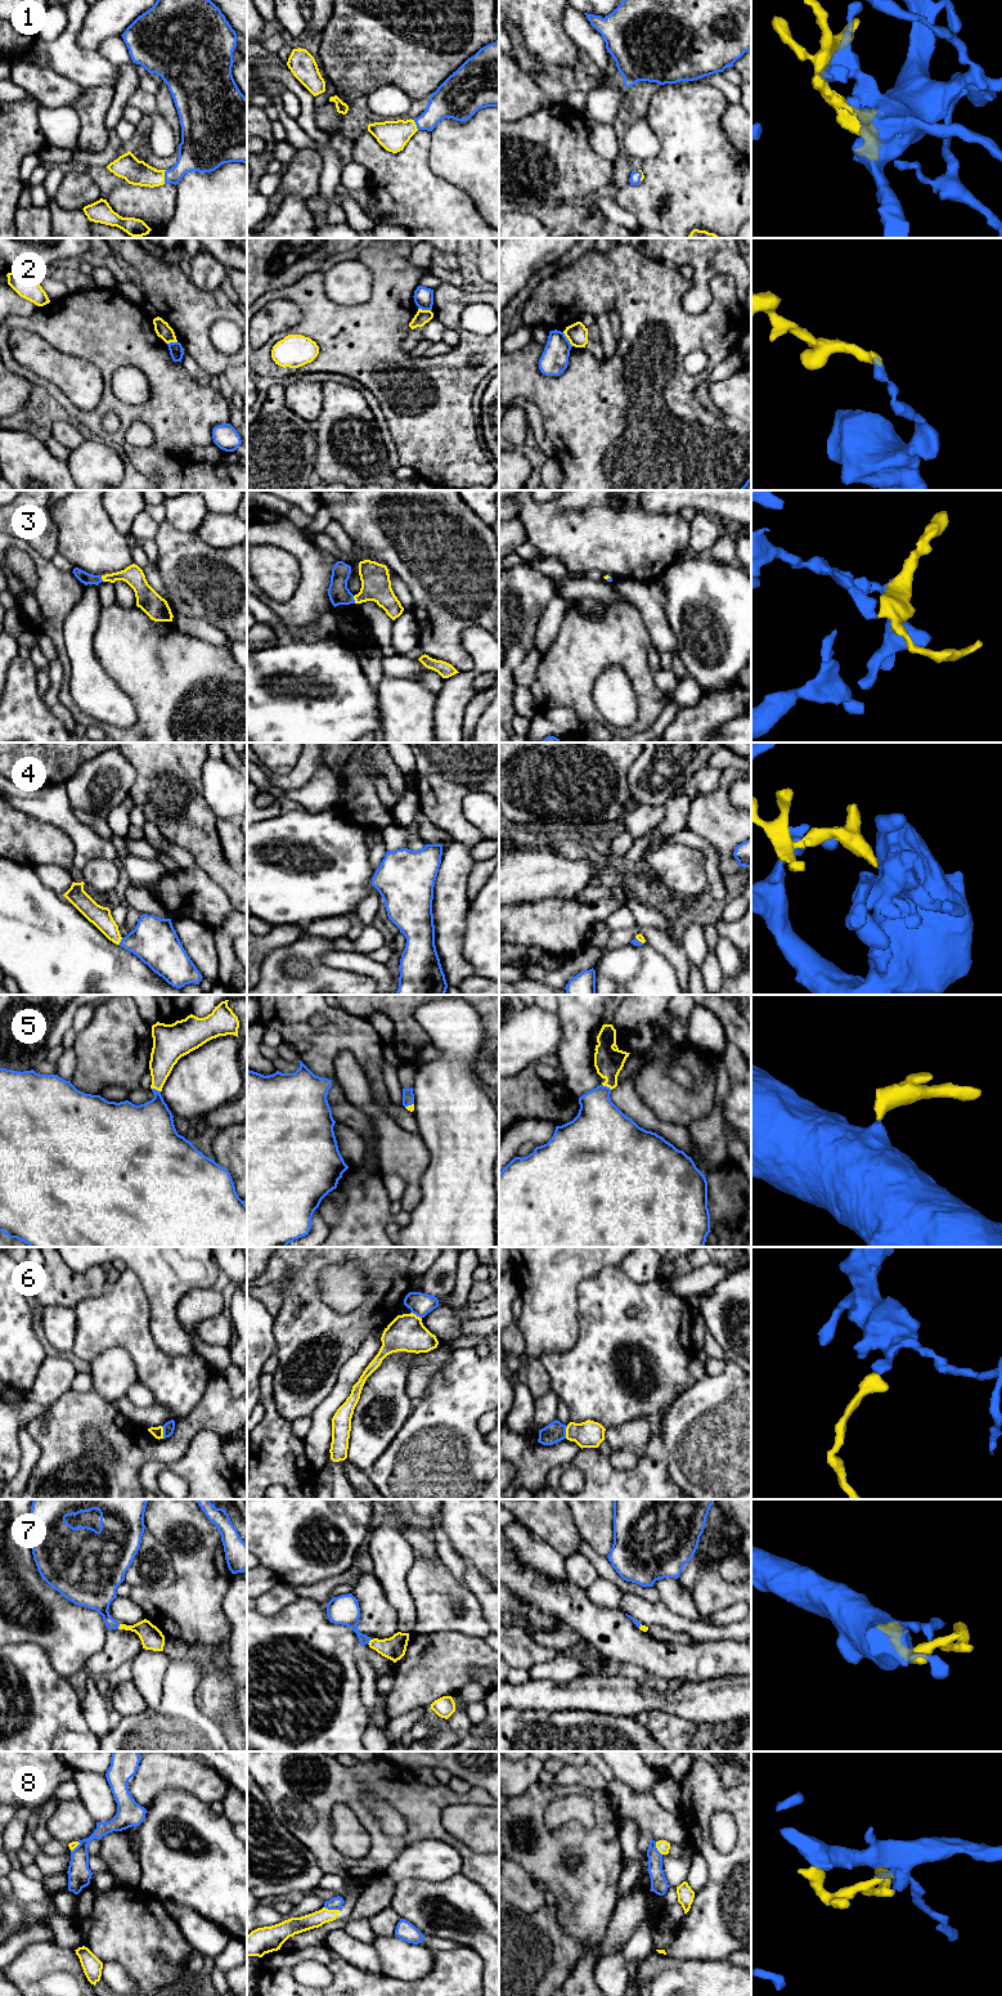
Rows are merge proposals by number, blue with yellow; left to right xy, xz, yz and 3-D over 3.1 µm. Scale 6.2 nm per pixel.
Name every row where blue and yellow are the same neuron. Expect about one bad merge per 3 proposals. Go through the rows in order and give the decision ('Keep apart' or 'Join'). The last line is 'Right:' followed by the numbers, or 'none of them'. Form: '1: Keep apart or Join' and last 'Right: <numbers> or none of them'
1: Join
2: Keep apart
3: Join
4: Join
5: Join
6: Keep apart
7: Join
8: Keep apart
Right: 1, 3, 4, 5, 7

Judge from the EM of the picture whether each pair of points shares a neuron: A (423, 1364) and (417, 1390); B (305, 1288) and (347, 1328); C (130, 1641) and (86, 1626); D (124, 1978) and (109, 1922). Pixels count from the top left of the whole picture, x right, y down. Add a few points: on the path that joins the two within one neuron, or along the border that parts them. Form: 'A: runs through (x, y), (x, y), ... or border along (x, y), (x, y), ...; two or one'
A: runs through (422, 1371), (417, 1384); one
B: runs through (309, 1301), (335, 1327); one
C: border along (108, 1629), (104, 1644), (89, 1658); two
D: border along (103, 1963), (118, 1963), (136, 1982); two

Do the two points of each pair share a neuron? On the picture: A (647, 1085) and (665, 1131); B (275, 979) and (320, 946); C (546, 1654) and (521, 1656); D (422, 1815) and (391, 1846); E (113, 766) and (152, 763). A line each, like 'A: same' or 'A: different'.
A: different
B: same
C: same
D: same
E: different

